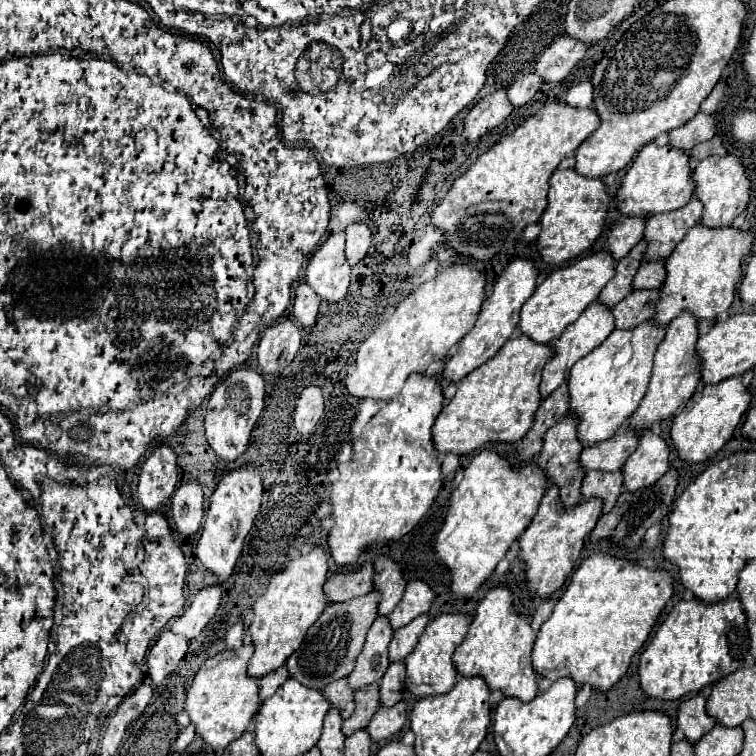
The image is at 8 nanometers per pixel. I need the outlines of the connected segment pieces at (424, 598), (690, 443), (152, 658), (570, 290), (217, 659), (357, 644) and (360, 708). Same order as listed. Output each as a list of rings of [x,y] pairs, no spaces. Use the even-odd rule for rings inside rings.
[[[418,579],[416,581],[408,581],[404,597],[396,605],[396,609],[388,615],[390,627],[392,629],[400,629],[406,623],[410,623],[412,619],[416,619],[418,615],[428,613],[430,605],[432,605],[432,599],[434,599],[434,593],[424,581],[418,581]]]
[[[730,377],[714,387],[702,387],[702,391],[698,391],[690,399],[690,403],[686,403],[686,407],[676,415],[672,423],[670,439],[678,457],[688,465],[714,459],[716,453],[724,447],[724,443],[732,437],[750,401],[752,401],[750,391],[742,385],[740,377]]]
[[[164,631],[148,653],[148,677],[158,685],[162,683],[180,663],[188,651],[188,639],[172,631]]]
[[[600,251],[600,253],[592,253],[588,257],[576,259],[568,265],[562,265],[560,269],[550,273],[542,281],[542,285],[536,287],[536,291],[532,293],[528,303],[524,303],[524,307],[522,307],[520,323],[518,323],[520,333],[524,333],[526,337],[534,339],[534,343],[540,343],[540,345],[558,339],[560,333],[572,321],[576,321],[580,317],[580,313],[592,301],[598,299],[604,285],[614,277],[614,267],[616,267],[616,261],[612,259],[612,255],[606,251]]]
[[[246,643],[236,651],[222,651],[214,655],[200,667],[188,689],[184,711],[188,713],[198,737],[214,751],[222,751],[236,741],[258,711],[258,685],[256,679],[250,679],[246,673],[252,653],[254,647]]]
[[[370,591],[368,595],[350,599],[348,603],[334,603],[324,609],[324,613],[316,619],[316,623],[308,629],[304,643],[296,649],[294,655],[286,661],[288,673],[292,679],[302,683],[304,687],[314,687],[322,691],[328,683],[348,677],[354,669],[354,661],[364,647],[366,633],[376,619],[378,609],[378,591]]]
[[[368,685],[368,687],[356,691],[354,693],[354,703],[356,703],[356,709],[354,709],[352,717],[346,719],[344,725],[342,725],[342,733],[346,737],[352,735],[358,729],[364,729],[370,723],[374,711],[380,707],[380,703],[378,703],[378,685]]]

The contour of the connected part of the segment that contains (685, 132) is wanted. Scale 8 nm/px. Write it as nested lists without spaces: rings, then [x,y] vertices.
[[[696,113],[696,117],[690,119],[686,125],[670,131],[668,145],[688,153],[696,143],[704,143],[704,141],[710,141],[714,137],[714,133],[716,133],[714,125],[716,125],[716,121],[712,115]]]

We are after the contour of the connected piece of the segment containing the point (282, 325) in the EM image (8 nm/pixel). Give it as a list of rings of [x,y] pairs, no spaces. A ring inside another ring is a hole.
[[[278,321],[262,333],[256,347],[258,365],[264,373],[280,373],[298,353],[300,347],[300,327],[290,321]]]

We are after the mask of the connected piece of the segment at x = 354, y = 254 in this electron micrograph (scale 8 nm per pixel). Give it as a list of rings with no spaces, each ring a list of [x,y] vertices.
[[[352,223],[346,227],[346,257],[350,265],[356,265],[364,259],[364,253],[370,247],[370,229],[366,223]]]

